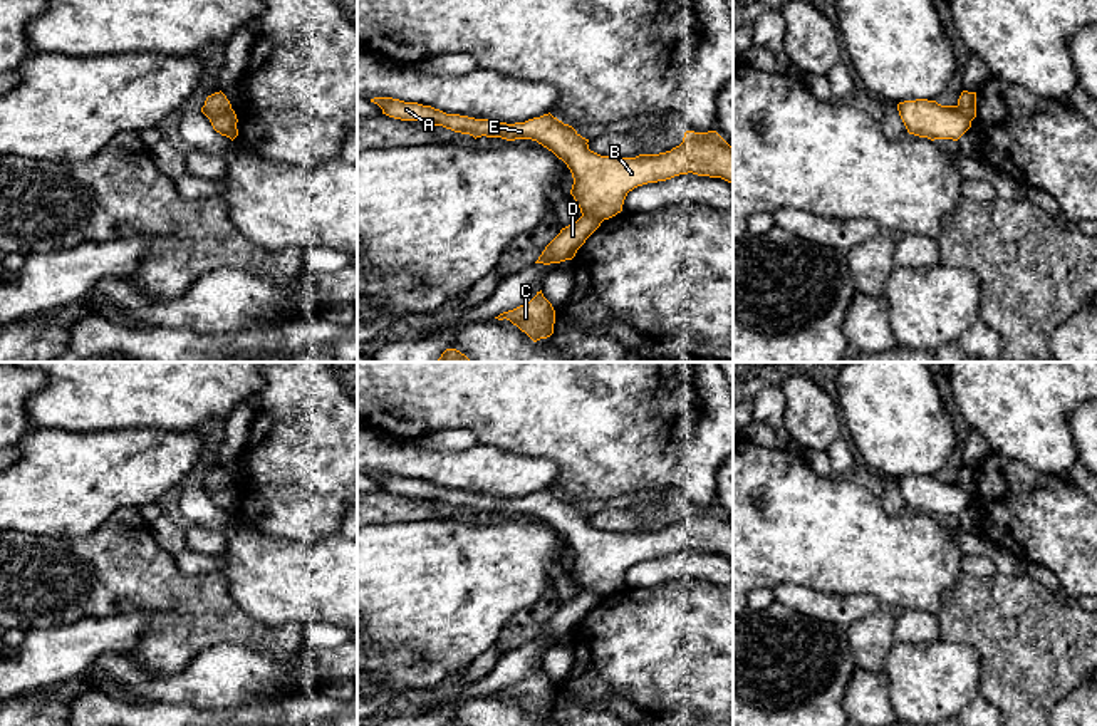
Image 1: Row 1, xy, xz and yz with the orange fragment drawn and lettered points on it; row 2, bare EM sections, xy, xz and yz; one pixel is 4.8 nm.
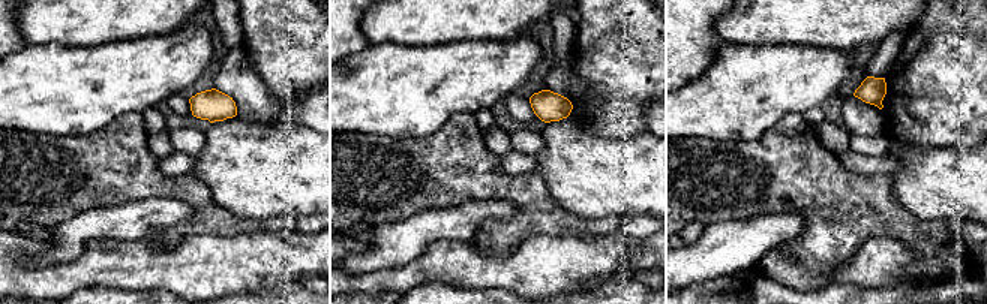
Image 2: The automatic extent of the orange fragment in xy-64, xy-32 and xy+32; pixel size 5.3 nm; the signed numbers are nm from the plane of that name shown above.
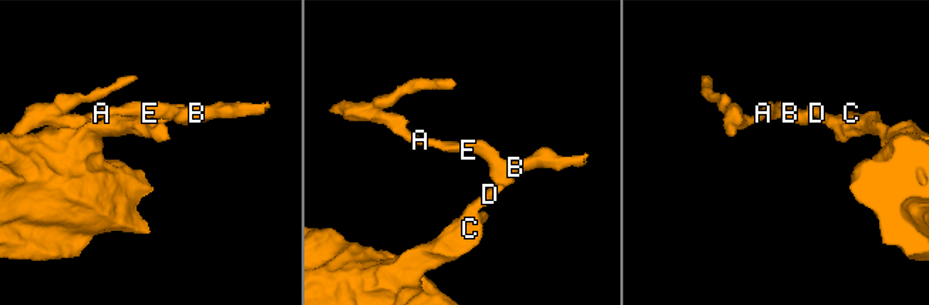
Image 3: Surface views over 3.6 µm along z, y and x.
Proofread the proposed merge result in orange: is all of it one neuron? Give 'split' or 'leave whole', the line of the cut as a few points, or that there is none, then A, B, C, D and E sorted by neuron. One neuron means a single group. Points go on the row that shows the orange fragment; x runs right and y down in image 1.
split | xy (230, 108), (210, 119) | A B E / C D

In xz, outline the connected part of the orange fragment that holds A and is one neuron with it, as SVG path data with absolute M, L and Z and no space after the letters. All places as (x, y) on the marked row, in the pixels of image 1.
M374 97L382 114L401 121L443 126L475 139L532 139L562 159L572 173L570 194L582 215L609 220L622 211L629 191L647 183L666 181L679 174L721 178L733 184L733 148L716 132L686 131L683 143L659 154L636 158L600 156L589 149L589 139L550 112L525 122L495 122L460 114L446 114L431 106Z

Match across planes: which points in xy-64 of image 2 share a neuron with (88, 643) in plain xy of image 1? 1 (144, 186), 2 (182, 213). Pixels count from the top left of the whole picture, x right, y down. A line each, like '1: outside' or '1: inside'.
1: outside
2: inside

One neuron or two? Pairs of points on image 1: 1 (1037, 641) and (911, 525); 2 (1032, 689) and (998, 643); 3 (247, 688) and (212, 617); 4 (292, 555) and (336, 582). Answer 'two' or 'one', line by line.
1: two
2: one
3: two
4: one

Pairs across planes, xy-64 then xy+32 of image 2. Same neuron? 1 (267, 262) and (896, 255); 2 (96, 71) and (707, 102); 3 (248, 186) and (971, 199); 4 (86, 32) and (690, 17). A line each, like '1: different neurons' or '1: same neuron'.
1: same neuron
2: same neuron
3: same neuron
4: different neurons

